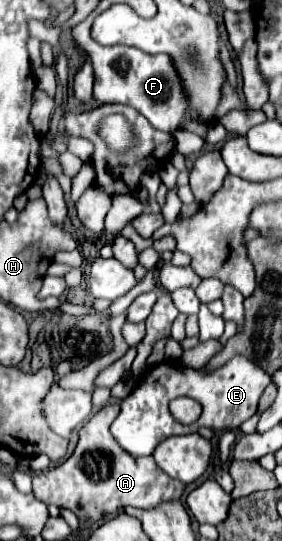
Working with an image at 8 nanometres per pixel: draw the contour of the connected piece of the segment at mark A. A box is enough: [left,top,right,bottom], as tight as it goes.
[32,403,184,519]

